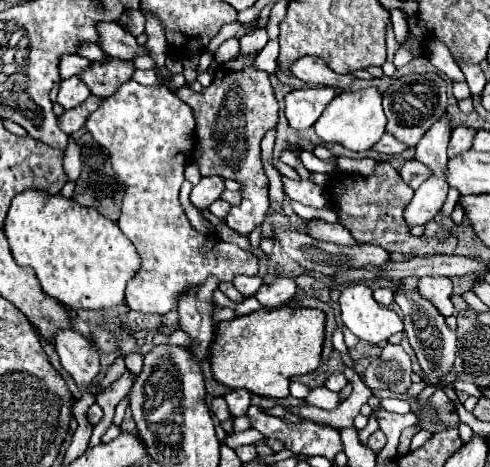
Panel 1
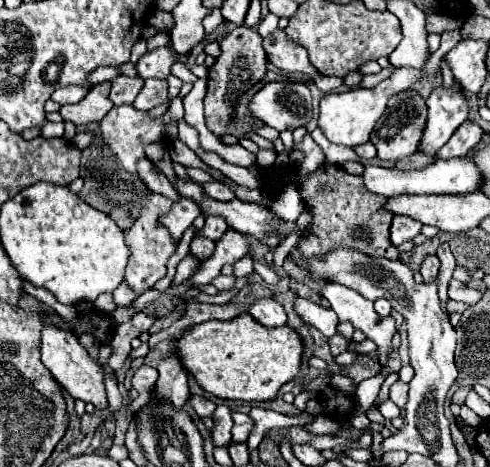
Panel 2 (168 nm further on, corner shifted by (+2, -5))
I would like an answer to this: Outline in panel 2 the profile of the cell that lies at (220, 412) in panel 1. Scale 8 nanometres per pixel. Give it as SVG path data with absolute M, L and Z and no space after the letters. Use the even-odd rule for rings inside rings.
M190 395L190 403L194 407L194 411L200 415L200 417L212 417L214 409L216 409L216 403L210 401L210 399L204 399L200 395Z

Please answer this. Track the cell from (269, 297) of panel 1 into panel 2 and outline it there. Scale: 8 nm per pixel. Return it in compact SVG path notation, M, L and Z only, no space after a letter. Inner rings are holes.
M262 297L262 299L256 299L252 305L250 305L250 311L248 311L258 323L266 325L266 327L280 327L286 323L286 311L284 311L284 305L278 303L276 299L272 297Z

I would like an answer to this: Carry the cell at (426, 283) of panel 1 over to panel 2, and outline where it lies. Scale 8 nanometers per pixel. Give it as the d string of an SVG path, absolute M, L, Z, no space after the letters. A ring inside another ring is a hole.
M430 255L430 257L426 257L426 259L424 259L422 269L420 269L424 283L428 283L428 281L436 279L436 275L438 275L438 267L440 267L440 261L438 261L438 257L436 257L436 255Z

